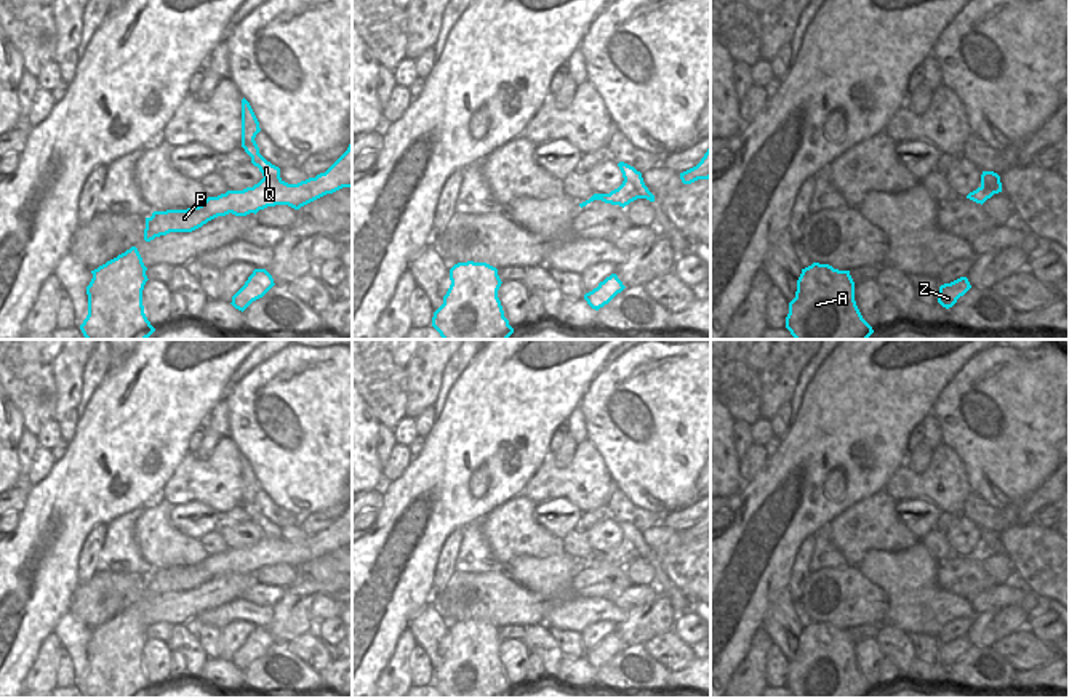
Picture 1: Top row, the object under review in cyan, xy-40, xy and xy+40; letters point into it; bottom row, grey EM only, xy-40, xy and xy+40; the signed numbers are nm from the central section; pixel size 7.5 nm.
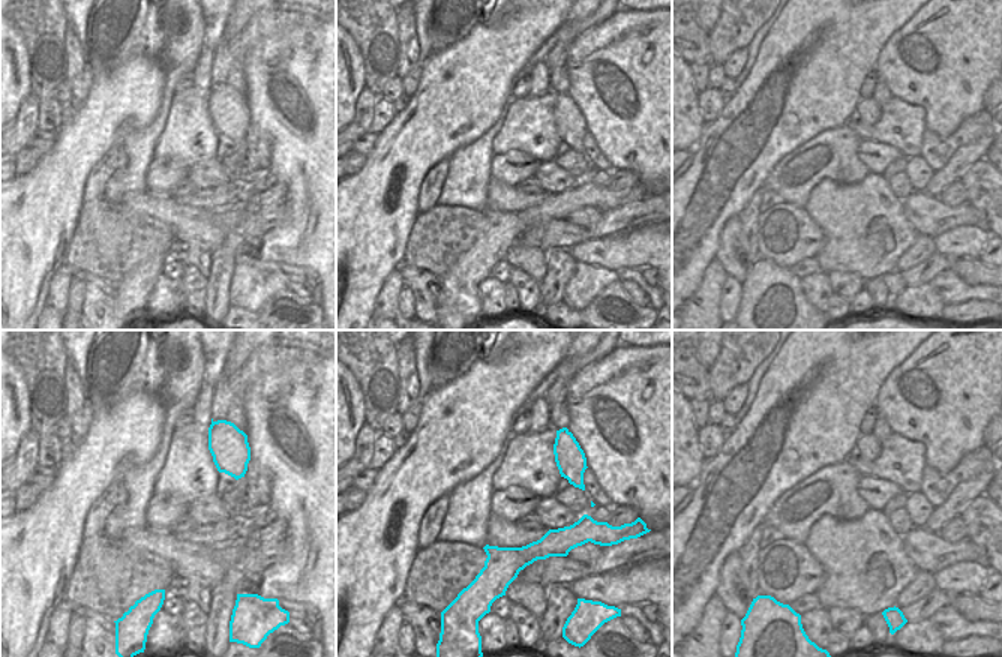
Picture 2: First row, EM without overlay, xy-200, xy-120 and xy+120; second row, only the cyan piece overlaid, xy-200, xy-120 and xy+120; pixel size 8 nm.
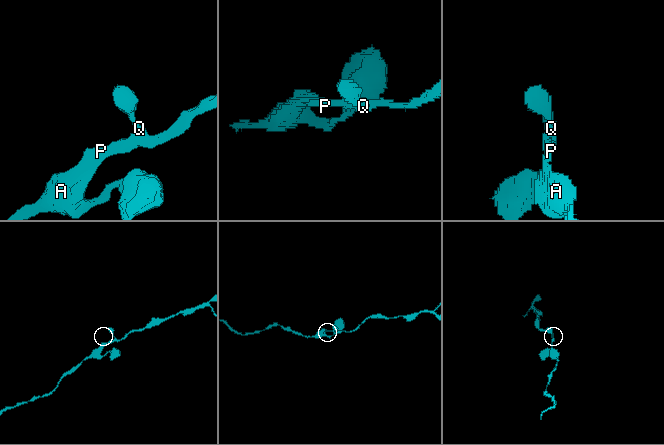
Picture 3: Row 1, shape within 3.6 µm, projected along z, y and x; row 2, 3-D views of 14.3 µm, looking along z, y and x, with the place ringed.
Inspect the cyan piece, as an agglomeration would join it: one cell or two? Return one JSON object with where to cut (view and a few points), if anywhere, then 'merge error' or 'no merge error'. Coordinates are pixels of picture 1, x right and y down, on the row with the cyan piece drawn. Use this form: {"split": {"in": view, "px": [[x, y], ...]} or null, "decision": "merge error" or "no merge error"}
{"split": {"in": "xy", "px": [[624, 180], [640, 191], [650, 192]]}, "decision": "merge error"}

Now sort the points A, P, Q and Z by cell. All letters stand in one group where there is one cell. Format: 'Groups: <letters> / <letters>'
Groups: A P Z / Q

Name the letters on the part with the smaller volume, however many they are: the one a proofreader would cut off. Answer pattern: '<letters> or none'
Q

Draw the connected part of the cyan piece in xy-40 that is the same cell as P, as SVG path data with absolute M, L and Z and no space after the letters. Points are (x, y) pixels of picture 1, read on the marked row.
M352 142L347 150L325 171L298 184L262 178L253 187L227 191L208 197L202 205L187 210L154 211L146 218L144 240L170 232L192 232L208 221L226 216L246 216L267 207L288 205L294 210L342 187L352 187Z

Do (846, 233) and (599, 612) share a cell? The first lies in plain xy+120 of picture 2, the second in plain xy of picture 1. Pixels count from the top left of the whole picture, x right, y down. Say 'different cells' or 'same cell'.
same cell

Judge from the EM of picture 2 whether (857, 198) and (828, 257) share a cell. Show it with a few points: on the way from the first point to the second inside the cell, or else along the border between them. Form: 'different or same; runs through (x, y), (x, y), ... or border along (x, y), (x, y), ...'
same; runs through (857, 213), (857, 228), (843, 242)

